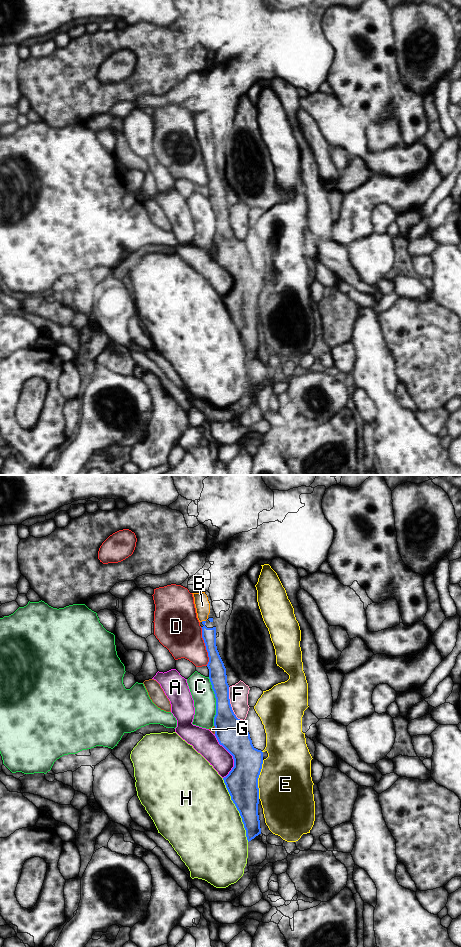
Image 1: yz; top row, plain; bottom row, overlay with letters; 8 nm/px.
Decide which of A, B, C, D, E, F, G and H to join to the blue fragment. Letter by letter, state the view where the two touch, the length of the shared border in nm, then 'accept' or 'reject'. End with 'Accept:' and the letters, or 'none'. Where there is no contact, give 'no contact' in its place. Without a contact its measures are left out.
A: meets blue in yz; contact 360 nm long; reject
B: meets blue in yz; contact 40 nm long; accept
C: meets blue in yz; contact 400 nm long; reject
D: meets blue in yz; contact 320 nm long; reject
E: meets blue in yz; contact 320 nm long; reject
F: meets blue in yz; contact 300 nm long; reject
G: meets blue in yz; contact 70 nm long; reject
H: meets blue in yz; contact 550 nm long; reject
Accept: B

